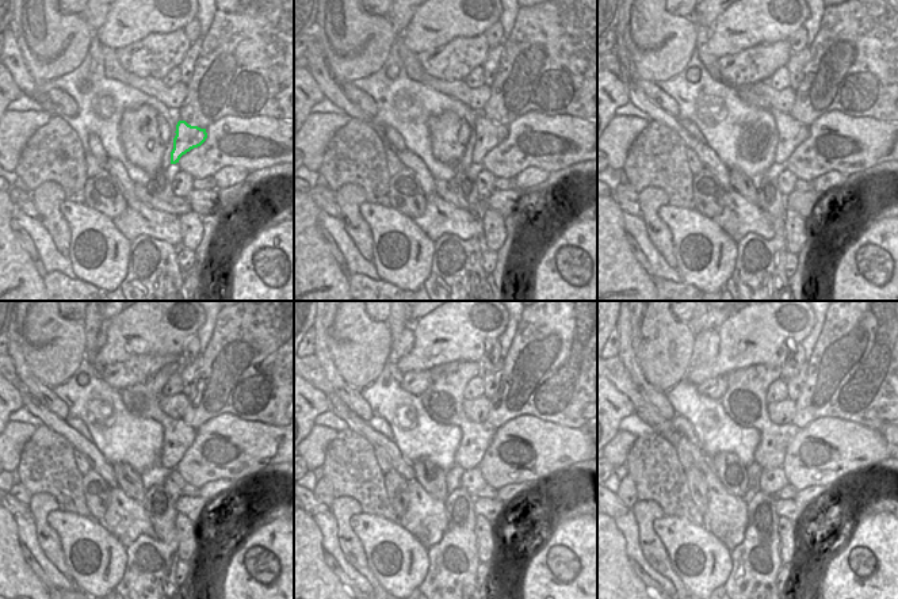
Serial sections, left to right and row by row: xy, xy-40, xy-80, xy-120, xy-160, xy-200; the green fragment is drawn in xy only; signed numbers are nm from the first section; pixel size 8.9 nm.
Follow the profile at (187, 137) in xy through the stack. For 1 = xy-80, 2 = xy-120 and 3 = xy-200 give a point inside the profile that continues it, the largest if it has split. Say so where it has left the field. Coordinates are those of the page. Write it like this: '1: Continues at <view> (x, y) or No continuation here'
1: Continues at xy-80 (791, 133)
2: Continues at xy-120 (142, 400)
3: Continues at xy-200 (745, 400).

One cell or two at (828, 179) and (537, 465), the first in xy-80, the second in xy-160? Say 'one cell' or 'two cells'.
two cells

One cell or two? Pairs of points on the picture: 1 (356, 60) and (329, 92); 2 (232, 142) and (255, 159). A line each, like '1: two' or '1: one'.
1: two
2: one

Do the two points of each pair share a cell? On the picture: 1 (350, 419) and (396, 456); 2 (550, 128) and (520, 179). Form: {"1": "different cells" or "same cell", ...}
{"1": "same cell", "2": "different cells"}

